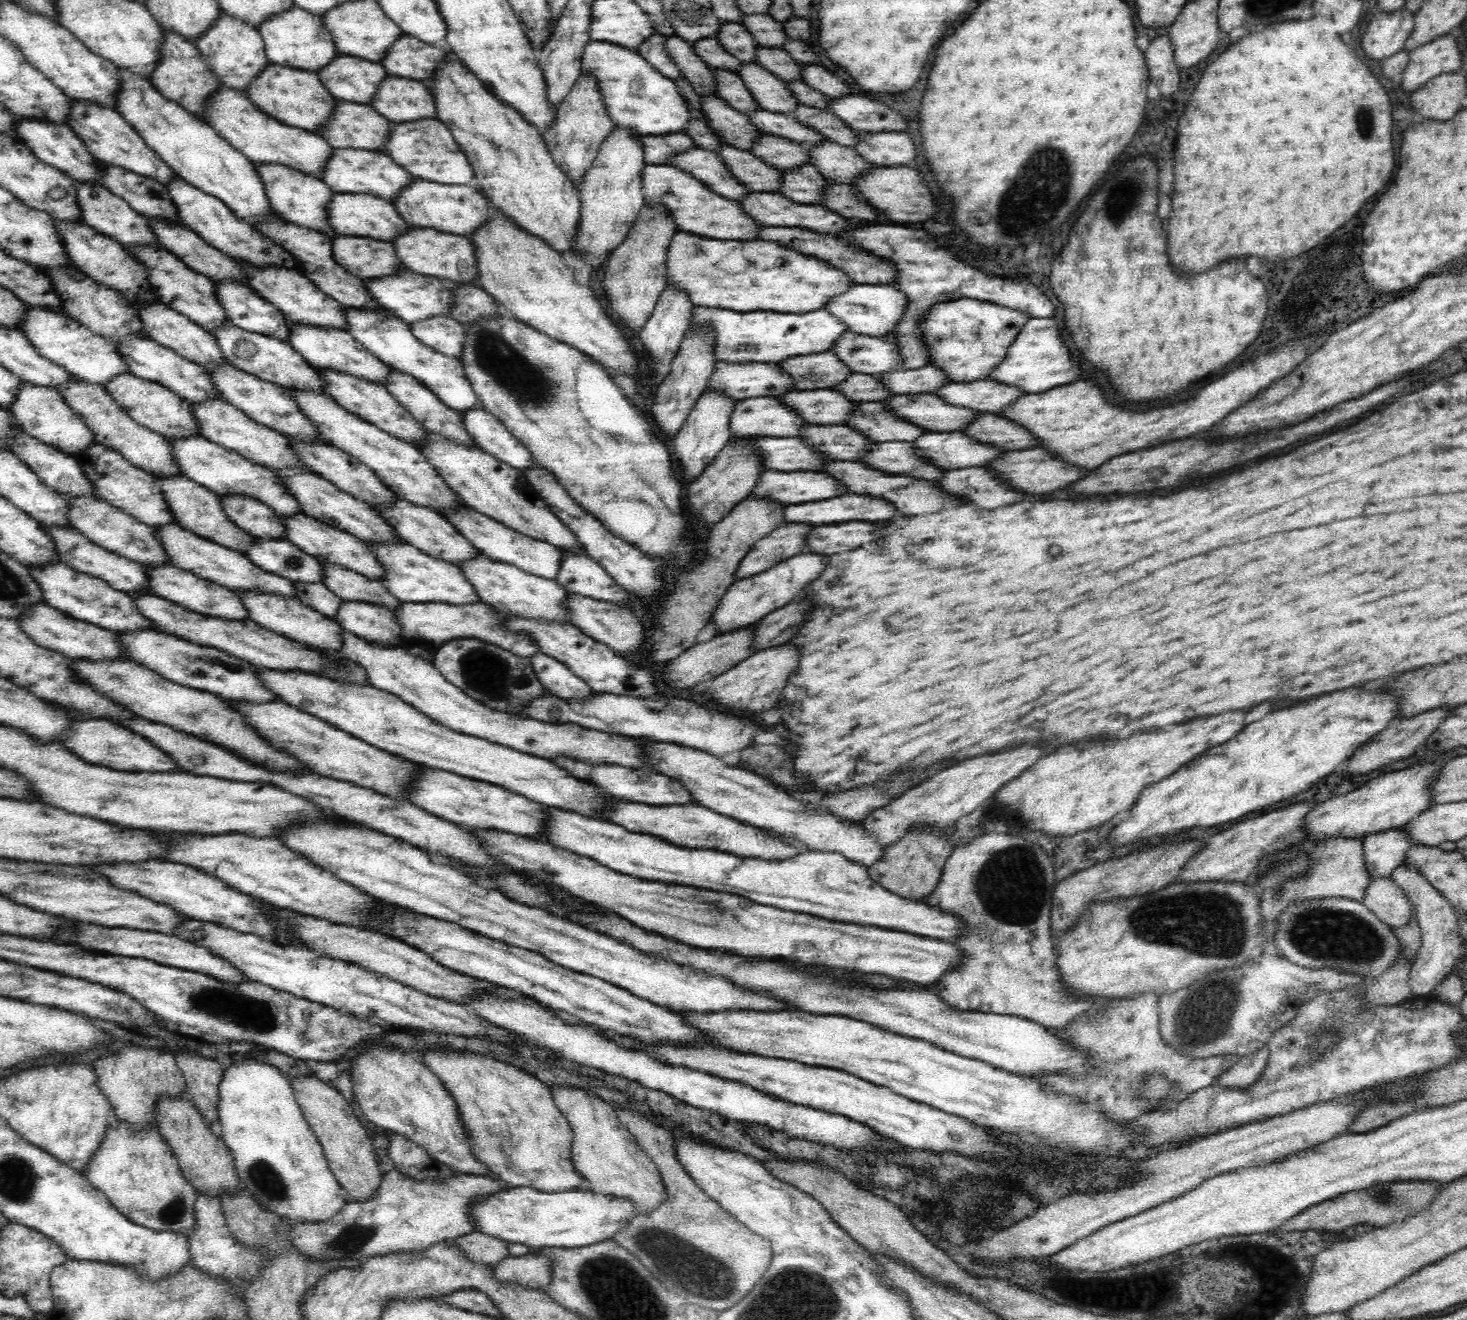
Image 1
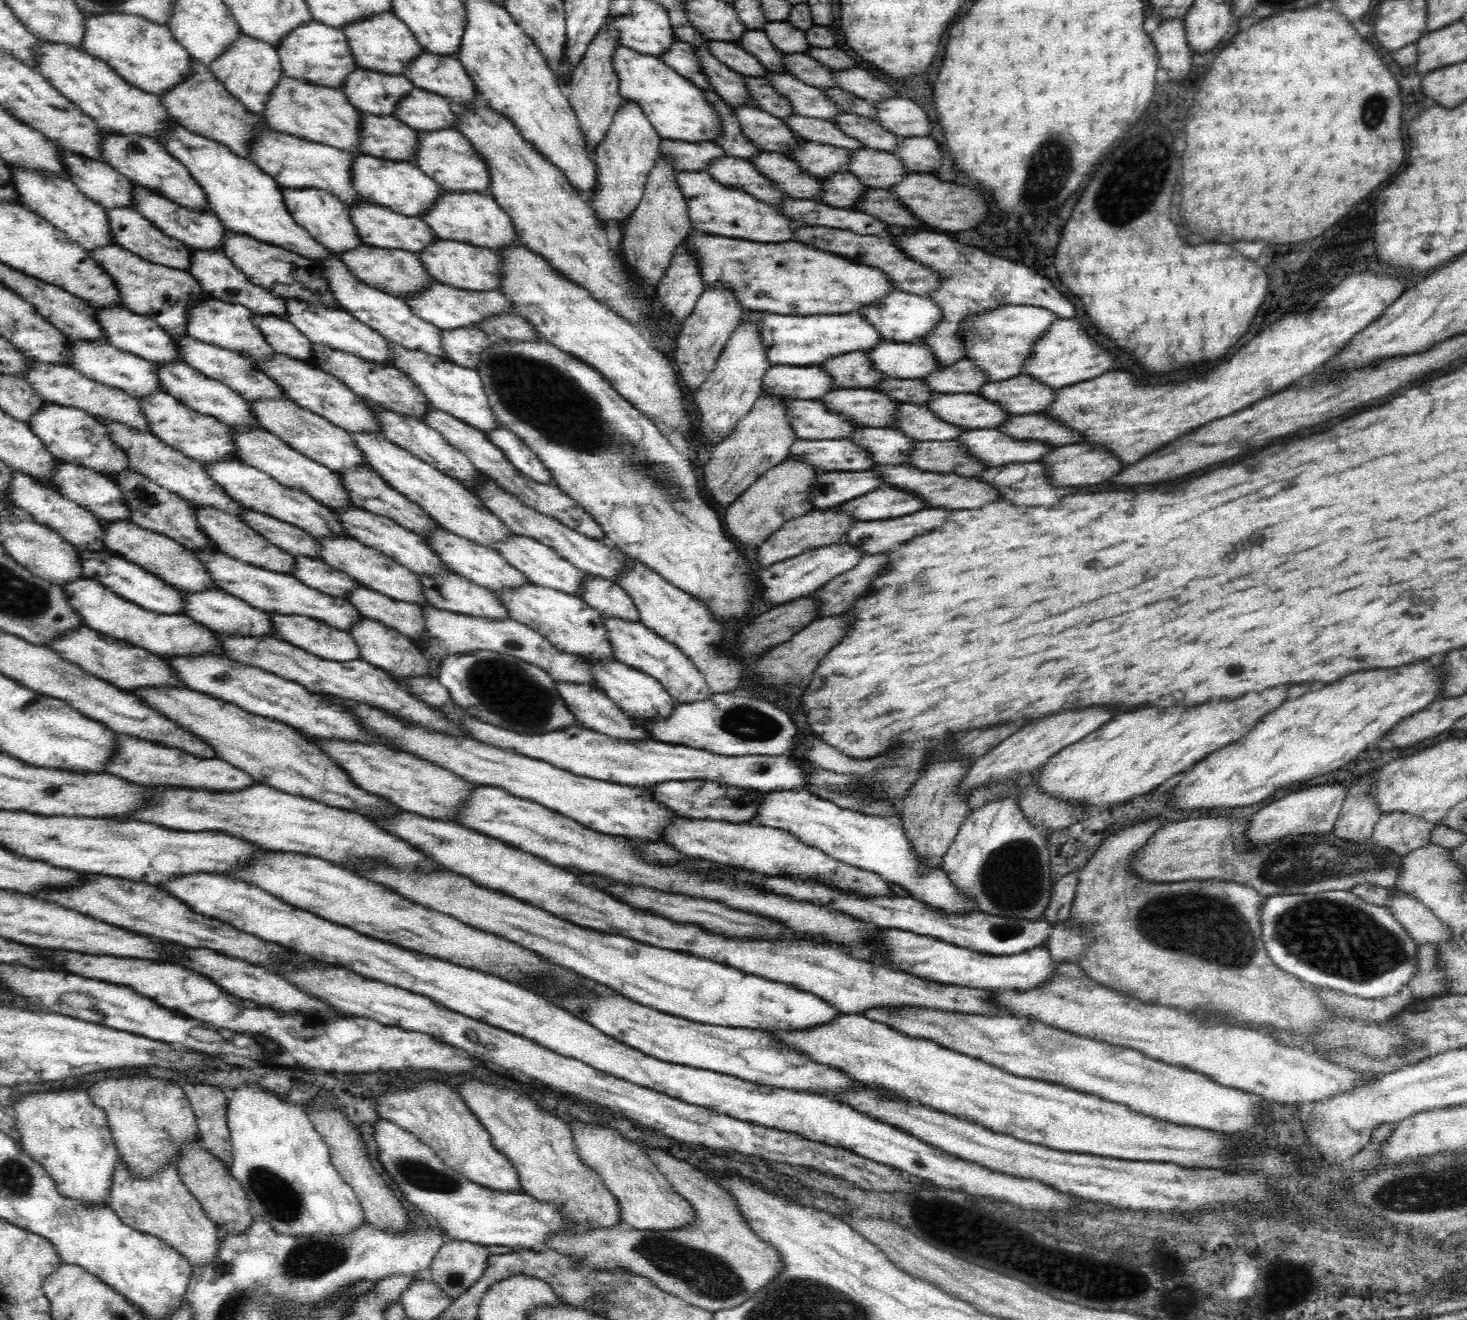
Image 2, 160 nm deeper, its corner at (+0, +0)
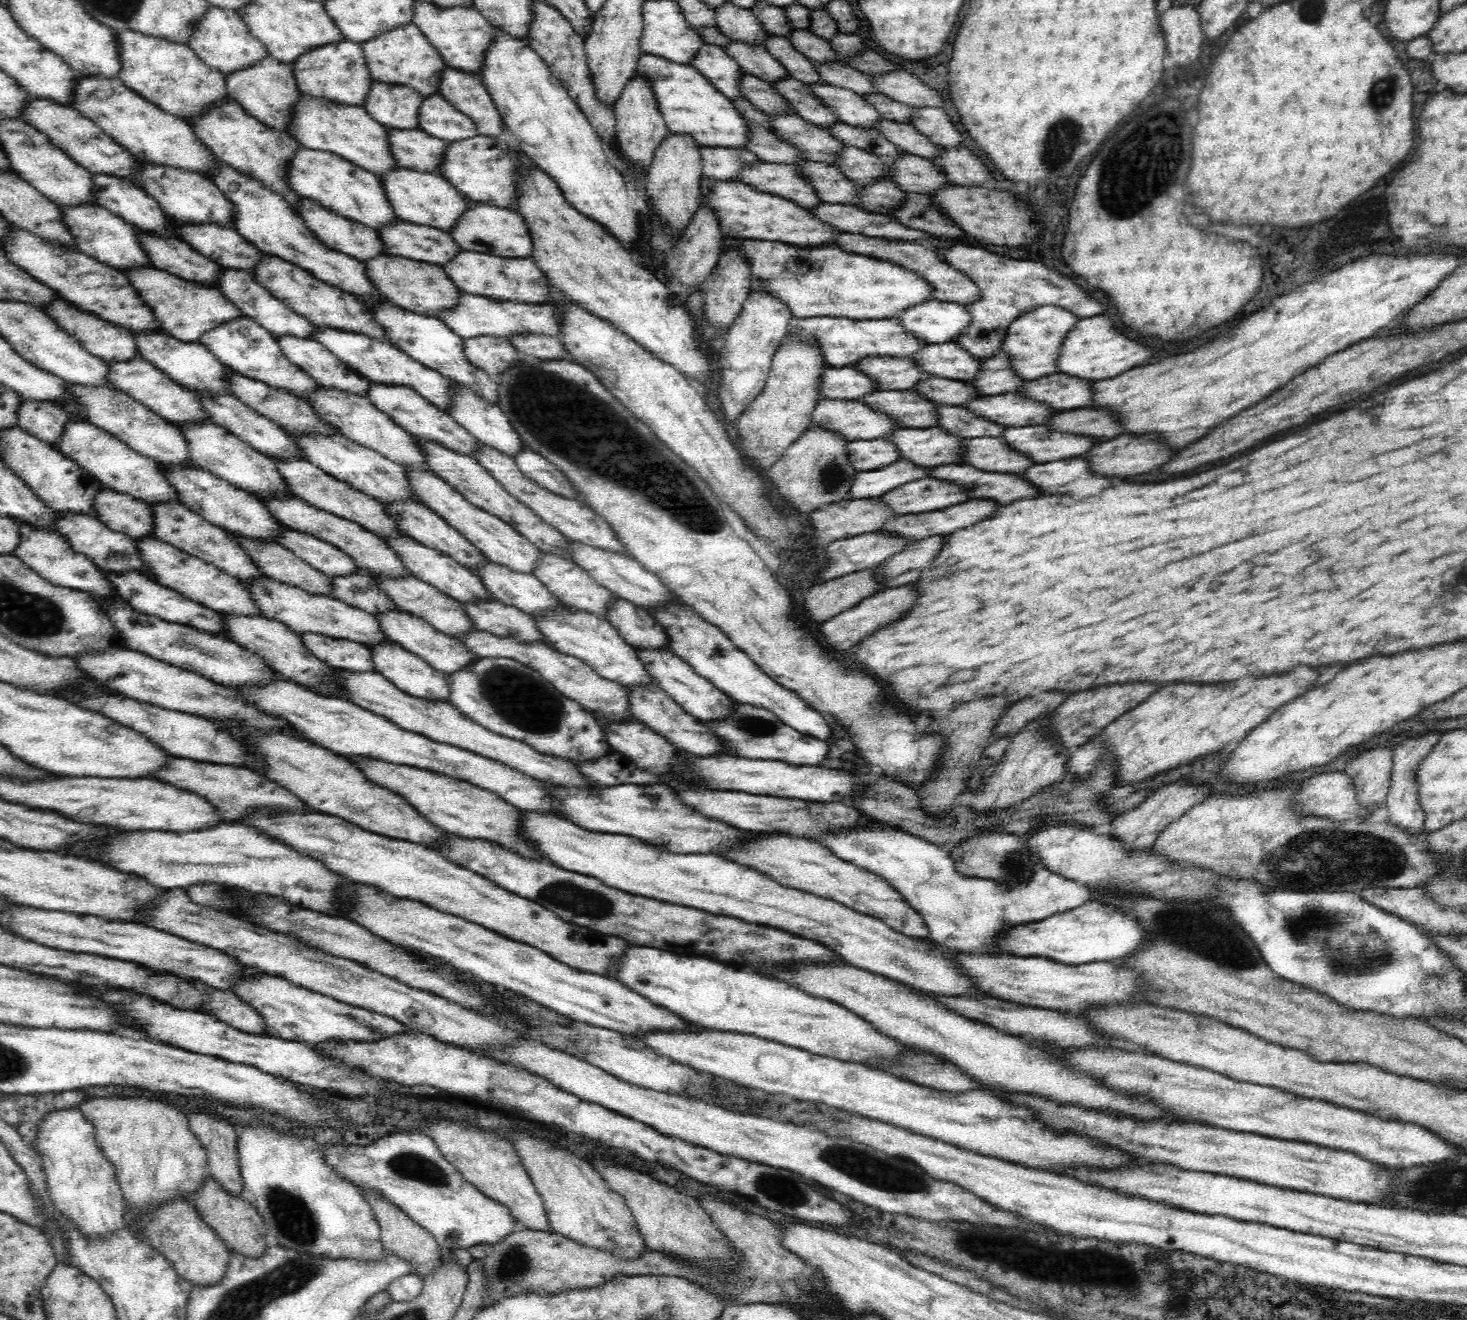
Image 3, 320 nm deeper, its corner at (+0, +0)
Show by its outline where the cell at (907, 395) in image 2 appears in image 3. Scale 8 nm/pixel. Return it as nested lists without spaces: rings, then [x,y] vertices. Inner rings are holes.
[[[928,377],[914,388],[932,402],[946,406],[962,406],[969,400],[981,399],[982,394],[968,381],[952,380],[950,378]]]

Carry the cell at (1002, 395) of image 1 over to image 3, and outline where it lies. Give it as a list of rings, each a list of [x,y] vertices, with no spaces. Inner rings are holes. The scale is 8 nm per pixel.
[[[1054,374],[1024,381],[1020,394],[1045,404],[1058,412],[1071,411],[1090,406],[1092,380],[1072,378],[1070,375]]]

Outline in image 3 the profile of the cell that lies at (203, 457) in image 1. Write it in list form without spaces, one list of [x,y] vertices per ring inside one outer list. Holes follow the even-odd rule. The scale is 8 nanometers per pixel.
[[[271,494],[270,497],[256,497],[267,506],[267,510],[275,516],[279,523],[285,524],[288,530],[294,529],[295,531],[310,533],[327,543],[333,544],[336,548],[349,554],[356,566],[360,566],[360,572],[362,573],[376,573],[377,576],[391,578],[414,576],[407,570],[406,565],[399,559],[399,556],[383,542],[380,536],[376,536],[369,530],[362,528],[362,525],[334,516],[296,496],[278,497],[276,494]]]

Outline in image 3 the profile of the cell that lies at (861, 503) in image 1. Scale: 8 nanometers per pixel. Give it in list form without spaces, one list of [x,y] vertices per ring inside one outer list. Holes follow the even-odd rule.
[[[922,478],[887,492],[882,500],[890,504],[896,514],[920,514],[966,502],[966,490],[954,488],[954,484],[944,480]]]

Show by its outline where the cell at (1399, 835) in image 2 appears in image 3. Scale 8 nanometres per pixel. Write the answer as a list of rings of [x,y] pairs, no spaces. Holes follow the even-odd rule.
[[[1429,732],[1417,738],[1404,740],[1398,748],[1393,750],[1393,767],[1391,774],[1391,785],[1385,798],[1385,810],[1382,810],[1389,822],[1407,830],[1407,832],[1420,832],[1424,826],[1425,812],[1419,803],[1419,794],[1415,780],[1416,770],[1422,760],[1426,760],[1427,753],[1441,739],[1445,732]]]

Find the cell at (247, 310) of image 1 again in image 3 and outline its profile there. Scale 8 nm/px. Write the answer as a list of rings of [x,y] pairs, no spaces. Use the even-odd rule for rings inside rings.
[[[279,336],[277,341],[287,359],[292,364],[299,366],[303,371],[306,371],[320,385],[325,386],[327,389],[338,389],[340,392],[354,393],[354,395],[369,399],[367,390],[371,380],[350,368],[346,363],[343,363],[335,354],[332,354],[332,352],[324,347],[322,343],[314,340],[304,340],[301,337],[295,336]]]

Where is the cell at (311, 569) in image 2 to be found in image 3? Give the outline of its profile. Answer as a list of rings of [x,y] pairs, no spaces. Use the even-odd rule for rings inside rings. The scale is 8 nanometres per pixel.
[[[368,573],[332,577],[331,596],[354,608],[362,609],[371,615],[388,613],[397,609],[397,604],[390,600]]]

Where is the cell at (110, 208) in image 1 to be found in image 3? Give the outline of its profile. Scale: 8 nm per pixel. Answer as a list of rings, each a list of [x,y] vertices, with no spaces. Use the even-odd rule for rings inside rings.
[[[137,230],[136,234],[139,235],[139,246],[154,268],[174,273],[183,280],[197,282],[206,288],[216,288],[221,266],[196,252],[190,244],[180,238],[155,237],[143,230]]]

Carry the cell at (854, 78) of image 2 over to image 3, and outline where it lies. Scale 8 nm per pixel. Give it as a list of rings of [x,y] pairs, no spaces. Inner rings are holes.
[[[904,69],[888,74],[872,75],[872,80],[878,93],[885,94],[896,102],[910,104],[916,109],[922,107],[943,108],[939,90],[926,86],[919,76],[910,74]]]

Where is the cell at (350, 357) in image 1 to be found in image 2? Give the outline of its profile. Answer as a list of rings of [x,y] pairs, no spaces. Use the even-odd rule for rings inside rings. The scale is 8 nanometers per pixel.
[[[312,344],[311,350],[315,355],[315,363],[320,369],[340,379],[358,396],[390,412],[416,417],[419,421],[423,420],[423,414],[427,412],[429,404],[426,395],[408,375],[392,367],[392,364],[383,365],[367,361],[354,353],[342,352],[341,349],[326,347],[325,344]]]

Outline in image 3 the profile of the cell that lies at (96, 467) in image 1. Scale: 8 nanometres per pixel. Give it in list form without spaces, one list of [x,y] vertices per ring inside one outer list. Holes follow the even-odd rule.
[[[155,502],[151,505],[152,515],[154,520],[152,521],[152,530],[154,530],[154,536],[161,541],[166,541],[170,545],[174,545],[178,549],[182,549],[186,553],[190,553],[192,556],[196,556],[208,564],[214,565],[218,569],[222,569],[228,576],[234,577],[238,581],[252,582],[255,578],[262,578],[265,576],[259,571],[259,568],[252,562],[251,556],[247,554],[242,546],[239,546],[238,542],[232,538],[231,534],[228,534],[224,529],[210,524],[207,520],[204,520],[198,513],[187,509],[183,503],[174,502]]]

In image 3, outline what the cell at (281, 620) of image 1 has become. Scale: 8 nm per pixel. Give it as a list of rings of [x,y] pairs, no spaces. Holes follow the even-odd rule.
[[[304,633],[302,643],[307,652],[316,656],[323,663],[336,669],[353,673],[377,672],[371,650],[365,645],[352,640],[335,640],[321,633]]]

